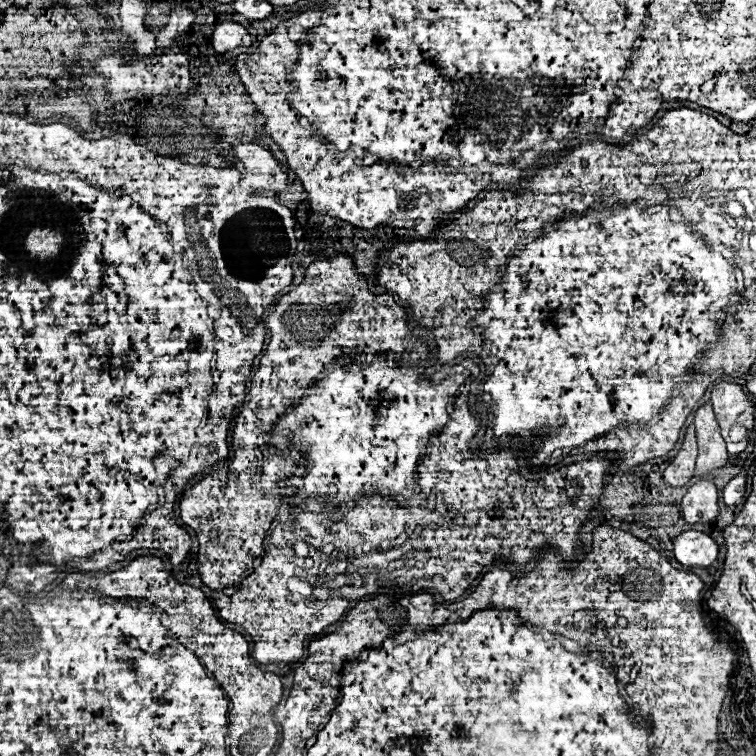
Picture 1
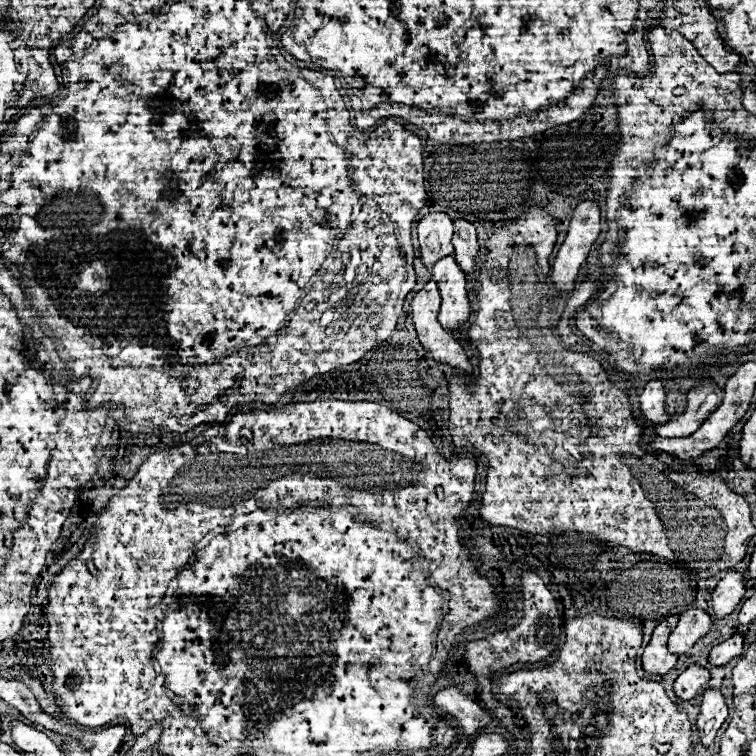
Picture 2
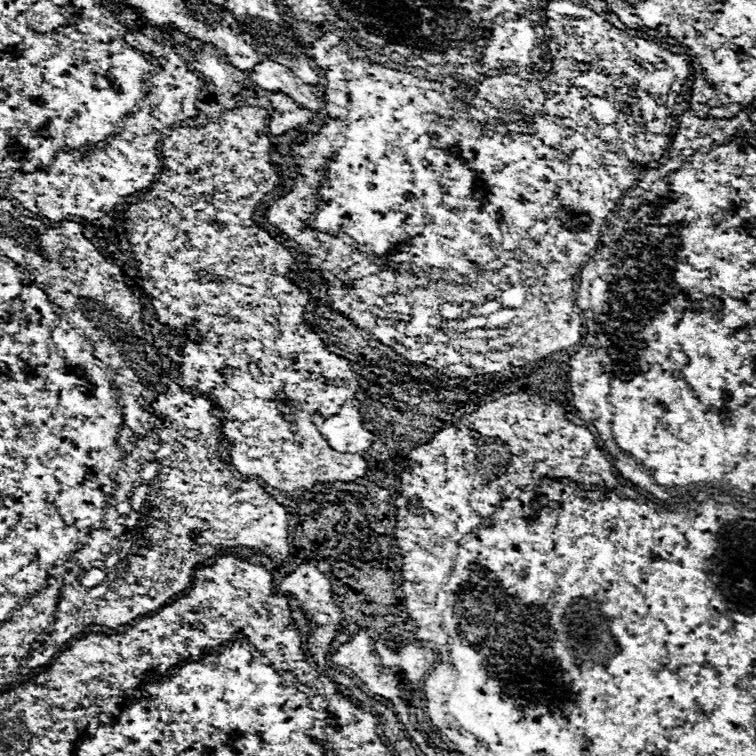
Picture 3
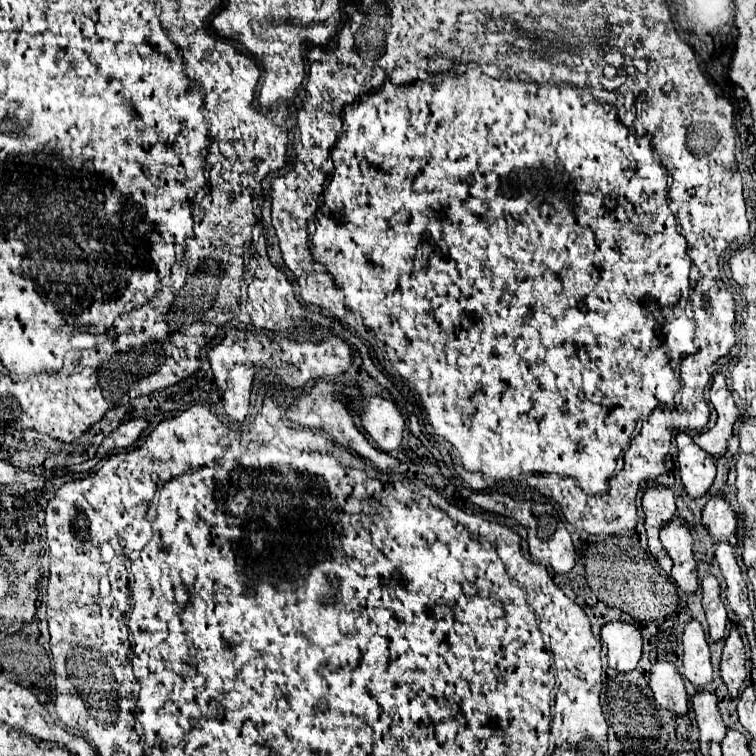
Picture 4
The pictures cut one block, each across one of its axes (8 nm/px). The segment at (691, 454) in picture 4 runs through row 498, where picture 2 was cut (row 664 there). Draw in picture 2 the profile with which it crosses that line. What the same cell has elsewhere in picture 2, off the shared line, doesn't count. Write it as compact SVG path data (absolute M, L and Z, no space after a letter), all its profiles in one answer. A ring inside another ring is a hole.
M692 664L690 668L686 668L674 682L674 692L680 700L694 700L706 686L706 682L710 680L710 674L706 668L700 668L696 664Z

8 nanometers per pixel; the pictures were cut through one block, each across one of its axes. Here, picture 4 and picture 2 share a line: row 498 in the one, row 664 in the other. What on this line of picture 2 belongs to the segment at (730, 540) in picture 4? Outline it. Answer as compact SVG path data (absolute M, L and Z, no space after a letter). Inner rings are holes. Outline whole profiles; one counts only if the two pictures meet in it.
M734 634L730 640L714 646L708 654L708 662L710 666L726 666L732 658L740 656L744 652L742 648L742 636L740 634Z

